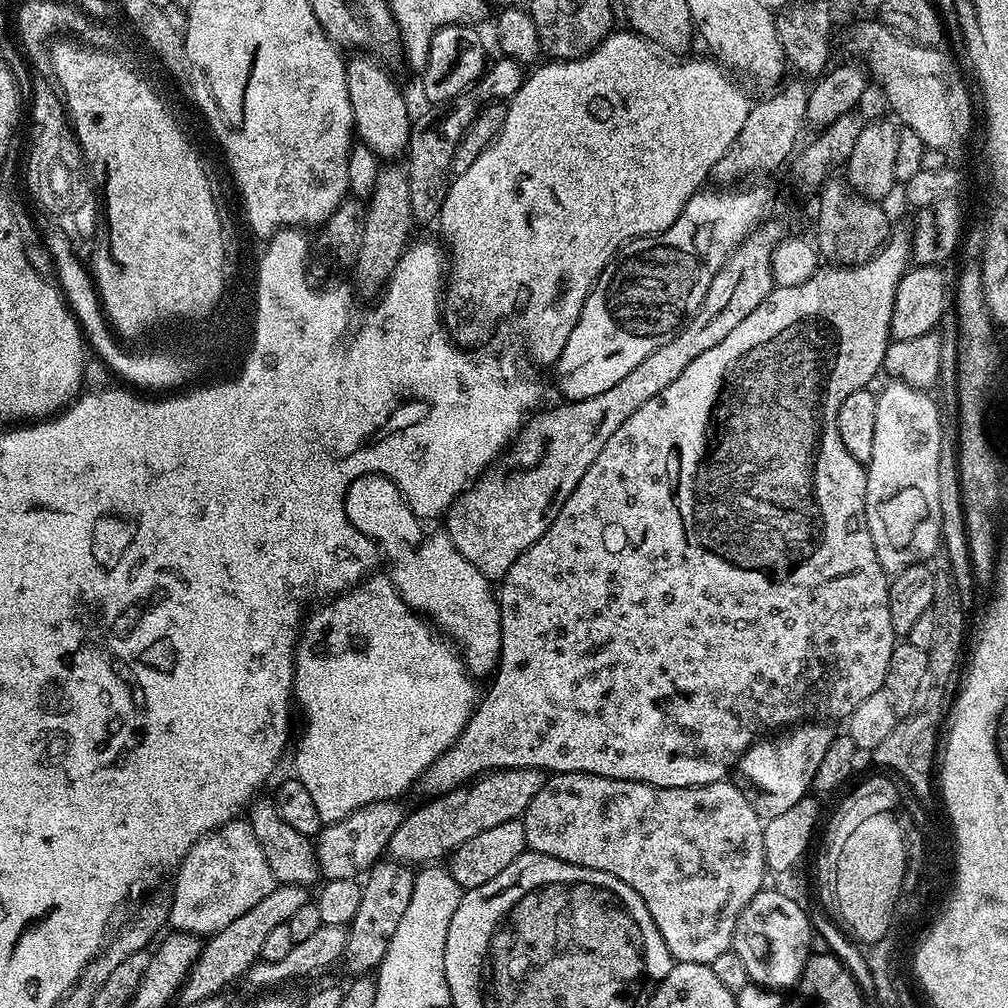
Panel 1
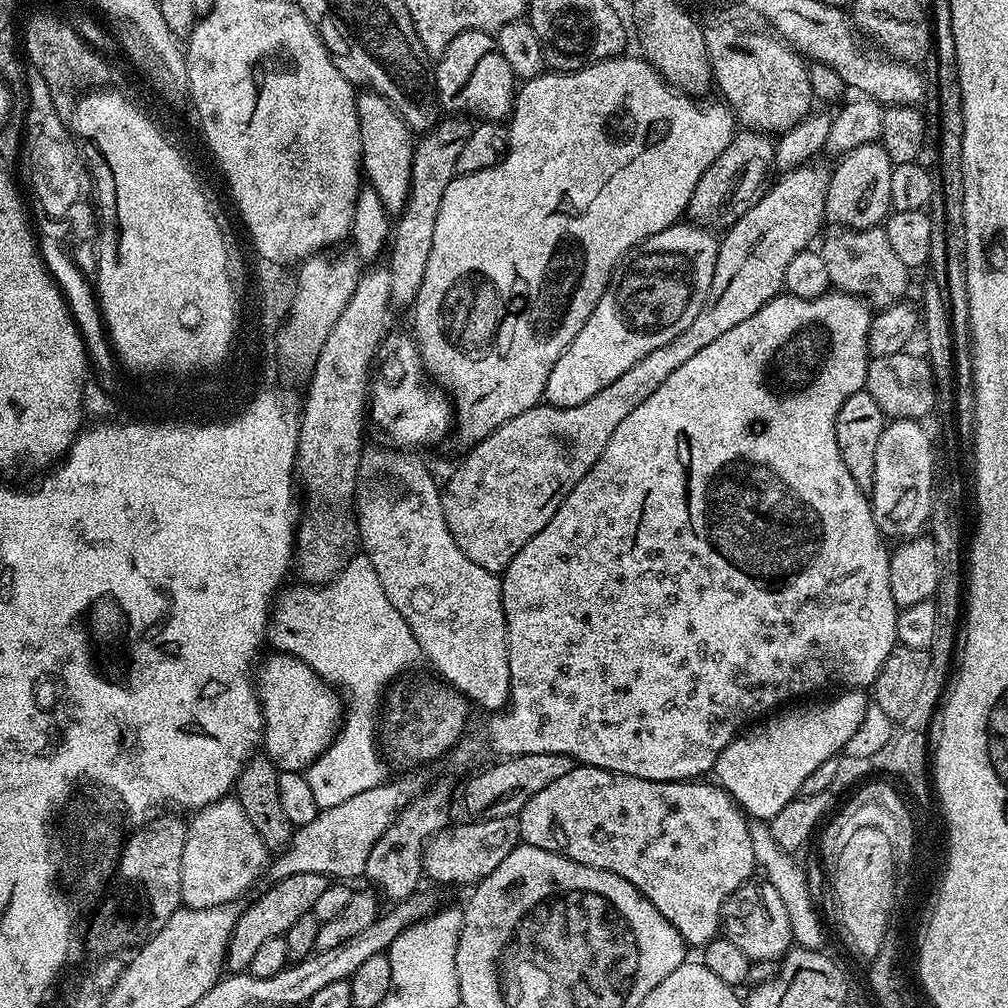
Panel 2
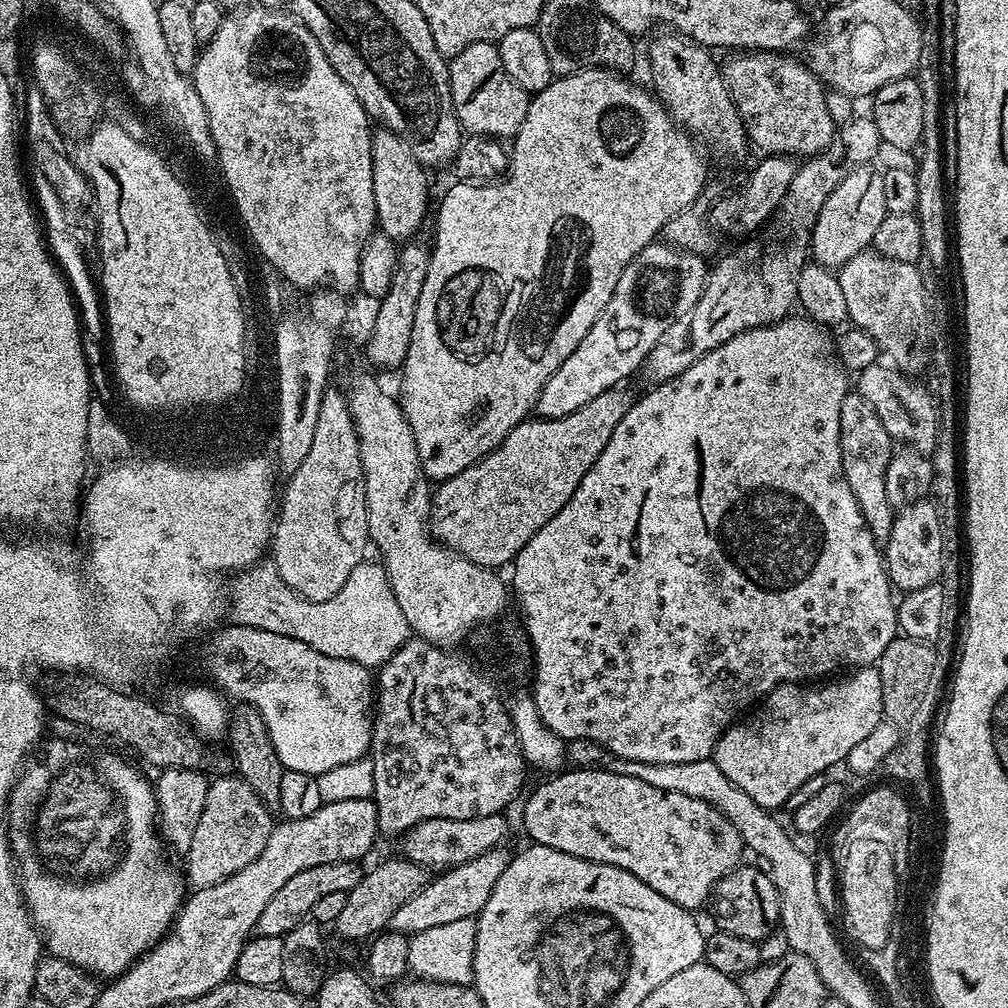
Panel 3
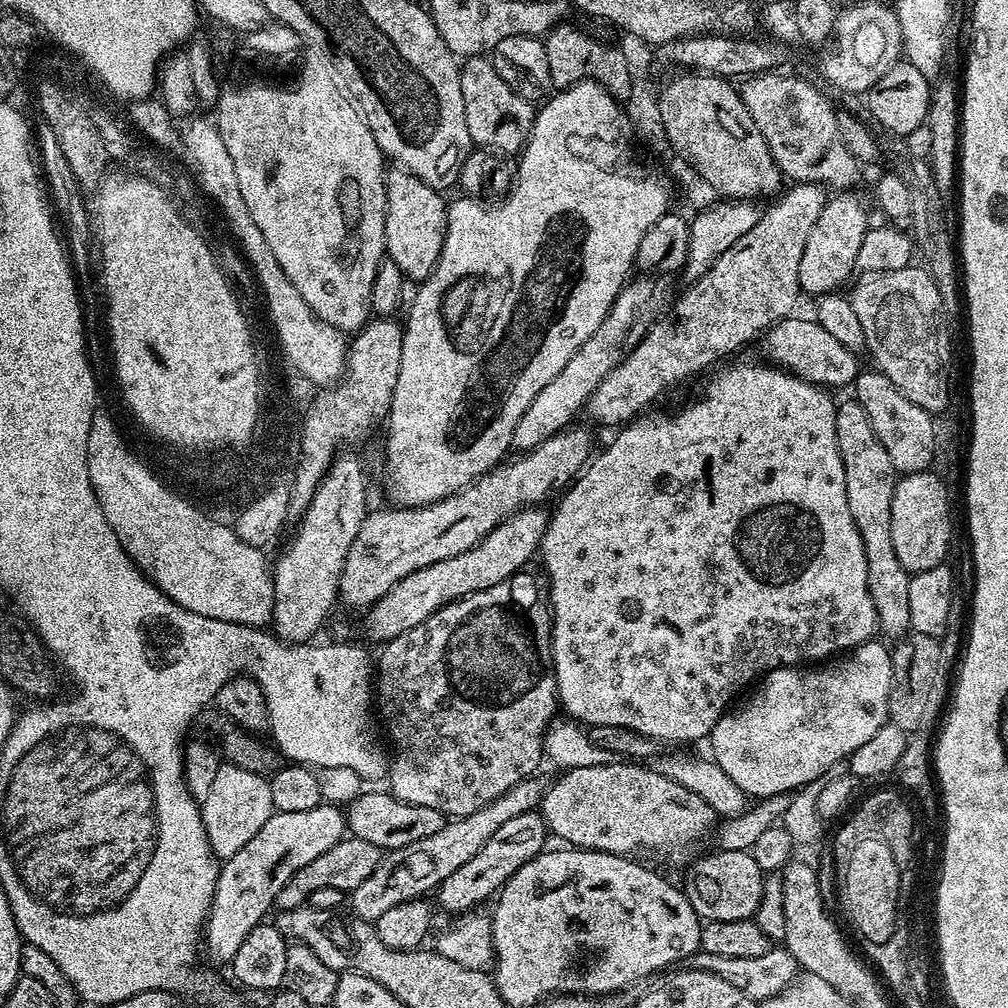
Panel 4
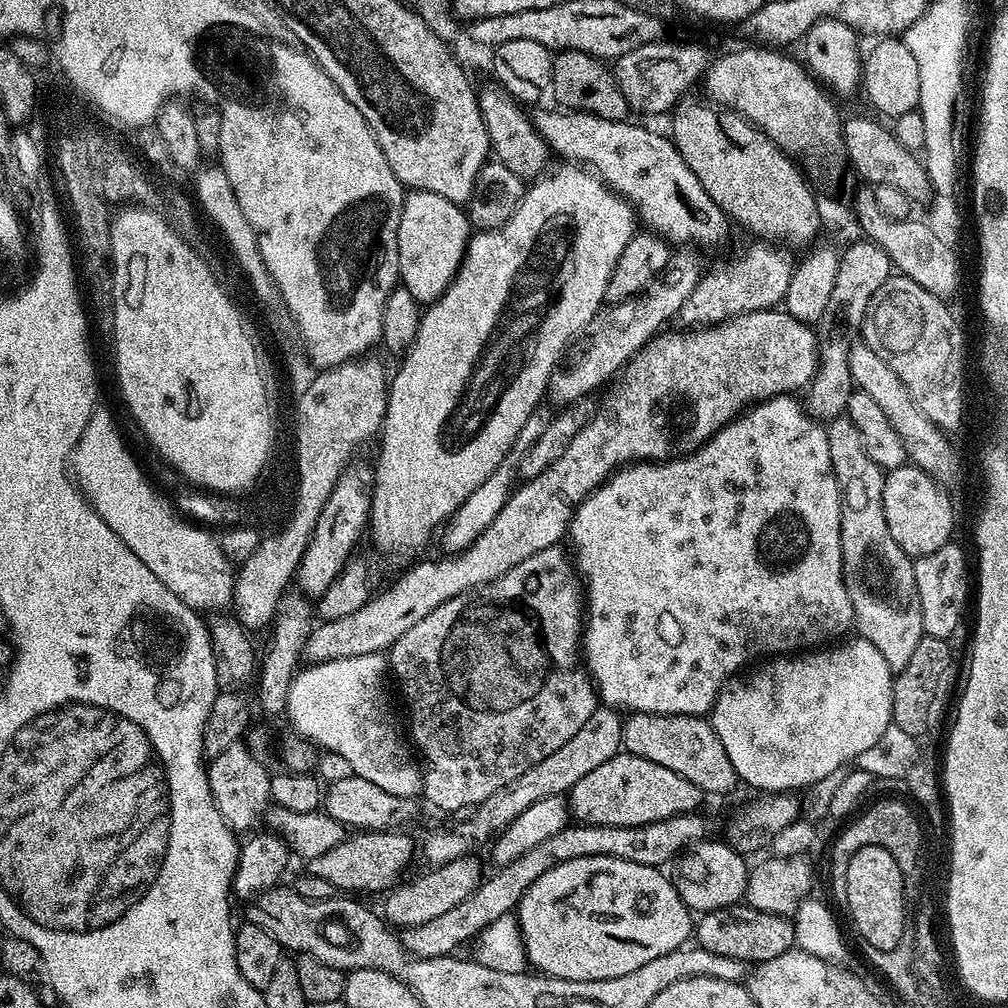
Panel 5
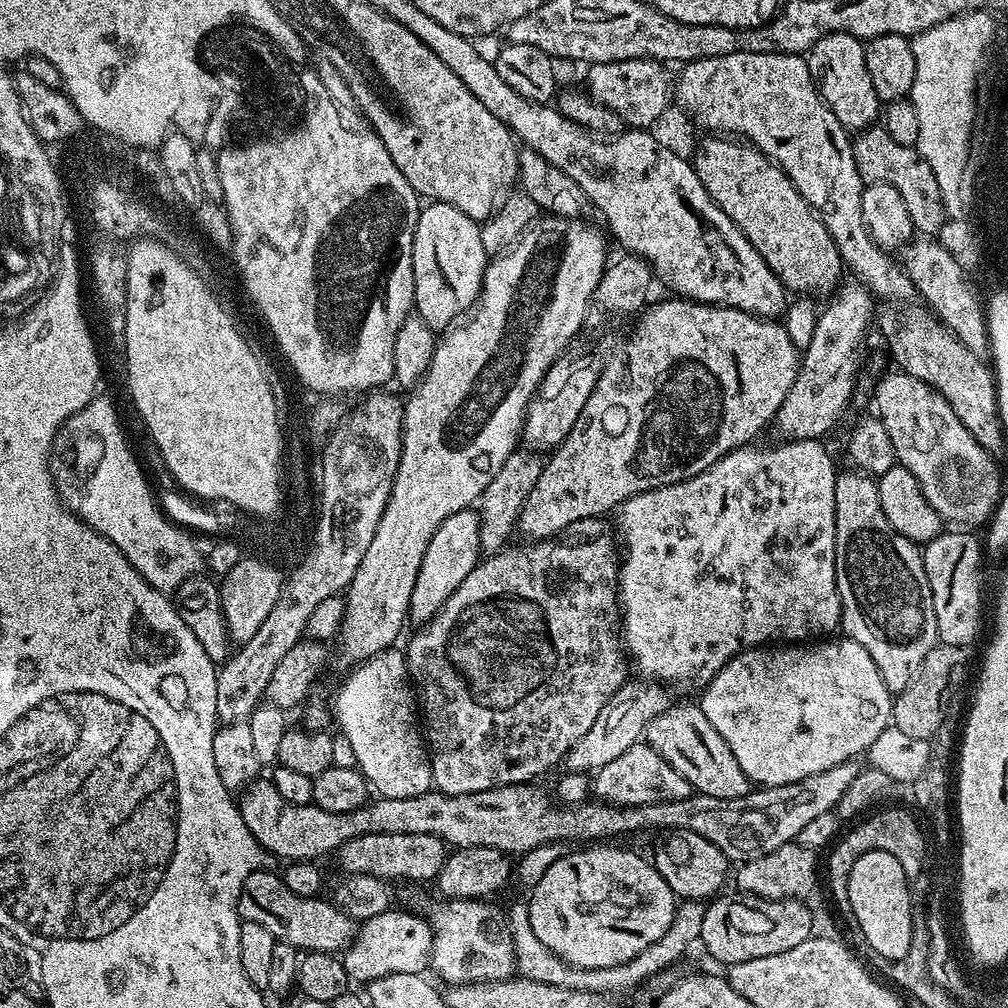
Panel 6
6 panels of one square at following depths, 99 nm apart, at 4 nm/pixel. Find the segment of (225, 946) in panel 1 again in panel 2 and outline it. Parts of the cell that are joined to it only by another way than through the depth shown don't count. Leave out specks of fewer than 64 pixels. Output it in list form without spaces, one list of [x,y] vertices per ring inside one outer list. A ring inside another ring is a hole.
[[[290,874],[286,878],[275,881],[261,900],[256,900],[248,909],[239,913],[234,930],[228,939],[226,968],[229,973],[246,972],[250,966],[250,958],[258,951],[258,946],[266,942],[266,938],[284,936],[294,922],[303,915],[311,913],[314,901],[326,891],[330,883],[329,877],[322,874]]]

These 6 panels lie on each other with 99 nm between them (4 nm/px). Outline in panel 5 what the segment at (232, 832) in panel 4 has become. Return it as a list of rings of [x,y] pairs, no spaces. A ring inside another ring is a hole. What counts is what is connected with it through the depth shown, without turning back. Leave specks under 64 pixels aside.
[[[241,742],[234,746],[226,746],[222,754],[211,757],[207,770],[212,797],[228,827],[237,834],[252,830],[247,828],[255,826],[256,819],[259,821],[265,815],[270,804],[272,776],[269,769],[262,762],[258,762],[254,754],[250,754],[247,743]]]

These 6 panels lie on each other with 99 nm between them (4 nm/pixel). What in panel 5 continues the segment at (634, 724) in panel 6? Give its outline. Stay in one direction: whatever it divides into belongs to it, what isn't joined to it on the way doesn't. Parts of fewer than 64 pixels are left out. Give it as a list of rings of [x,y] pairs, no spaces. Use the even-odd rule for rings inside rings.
[[[597,707],[596,712],[590,714],[586,726],[582,726],[582,730],[578,730],[578,734],[570,738],[570,742],[558,746],[558,750],[554,750],[550,758],[542,758],[538,766],[530,766],[526,774],[518,774],[514,782],[506,782],[506,786],[494,790],[490,798],[475,805],[471,813],[473,816],[469,820],[464,820],[461,824],[454,825],[453,828],[440,828],[437,832],[430,833],[424,840],[424,860],[428,863],[426,865],[439,866],[475,853],[477,851],[475,848],[479,844],[487,845],[508,824],[514,822],[524,810],[533,806],[534,802],[541,802],[542,799],[551,795],[563,796],[571,793],[573,786],[582,778],[586,778],[590,770],[602,766],[602,762],[614,758],[621,751],[621,734],[621,713],[615,708]]]

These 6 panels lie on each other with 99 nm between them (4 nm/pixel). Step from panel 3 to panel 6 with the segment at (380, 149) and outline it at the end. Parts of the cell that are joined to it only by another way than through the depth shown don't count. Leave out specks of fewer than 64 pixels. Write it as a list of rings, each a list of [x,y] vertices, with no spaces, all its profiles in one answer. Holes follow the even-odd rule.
[[[437,200],[421,207],[412,233],[415,315],[421,316],[434,330],[447,330],[475,305],[484,287],[484,270],[490,256],[482,246],[480,224],[462,214],[462,210]]]

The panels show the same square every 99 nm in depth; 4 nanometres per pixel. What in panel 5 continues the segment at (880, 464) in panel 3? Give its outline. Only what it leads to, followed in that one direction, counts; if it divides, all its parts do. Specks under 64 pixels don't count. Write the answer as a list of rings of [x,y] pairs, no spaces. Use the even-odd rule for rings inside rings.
[[[845,414],[827,421],[830,462],[840,487],[840,529],[844,555],[844,581],[856,615],[854,628],[863,639],[878,646],[882,658],[894,670],[910,662],[918,642],[922,642],[922,602],[914,578],[914,560],[908,556],[886,526],[882,510],[885,469],[870,458],[855,422]]]

